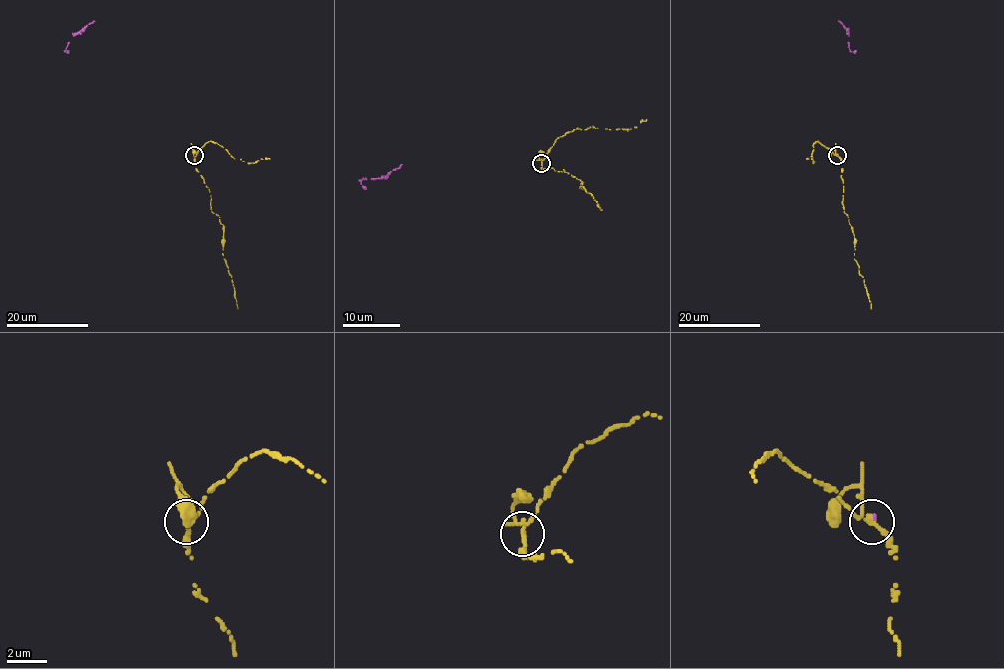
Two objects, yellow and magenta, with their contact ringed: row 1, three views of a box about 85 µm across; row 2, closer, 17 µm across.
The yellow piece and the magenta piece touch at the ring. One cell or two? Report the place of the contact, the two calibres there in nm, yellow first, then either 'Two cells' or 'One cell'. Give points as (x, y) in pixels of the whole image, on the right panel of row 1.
Place: (837, 155). Thickness 190 nm (yellow) against 110 nm. One cell

